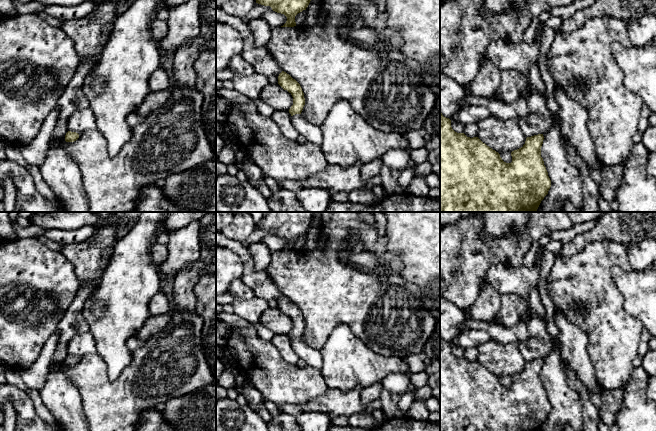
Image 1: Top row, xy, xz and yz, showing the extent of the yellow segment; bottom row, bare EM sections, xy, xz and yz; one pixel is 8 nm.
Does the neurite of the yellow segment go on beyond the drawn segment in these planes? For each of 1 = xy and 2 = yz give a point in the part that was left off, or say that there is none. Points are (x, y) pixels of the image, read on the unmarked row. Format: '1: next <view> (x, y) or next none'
1: next none
2: next none

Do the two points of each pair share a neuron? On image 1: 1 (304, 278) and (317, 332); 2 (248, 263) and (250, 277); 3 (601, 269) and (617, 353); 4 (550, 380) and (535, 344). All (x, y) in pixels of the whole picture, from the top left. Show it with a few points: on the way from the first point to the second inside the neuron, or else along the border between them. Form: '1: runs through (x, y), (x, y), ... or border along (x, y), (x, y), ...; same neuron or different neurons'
1: runs through (317, 291), (317, 319); same neuron
2: runs through (249, 266), (250, 274); same neuron
3: runs through (601, 290), (606, 298), (606, 323), (612, 332); same neuron
4: border along (558, 343), (554, 343), (552, 350), (542, 357); different neurons

